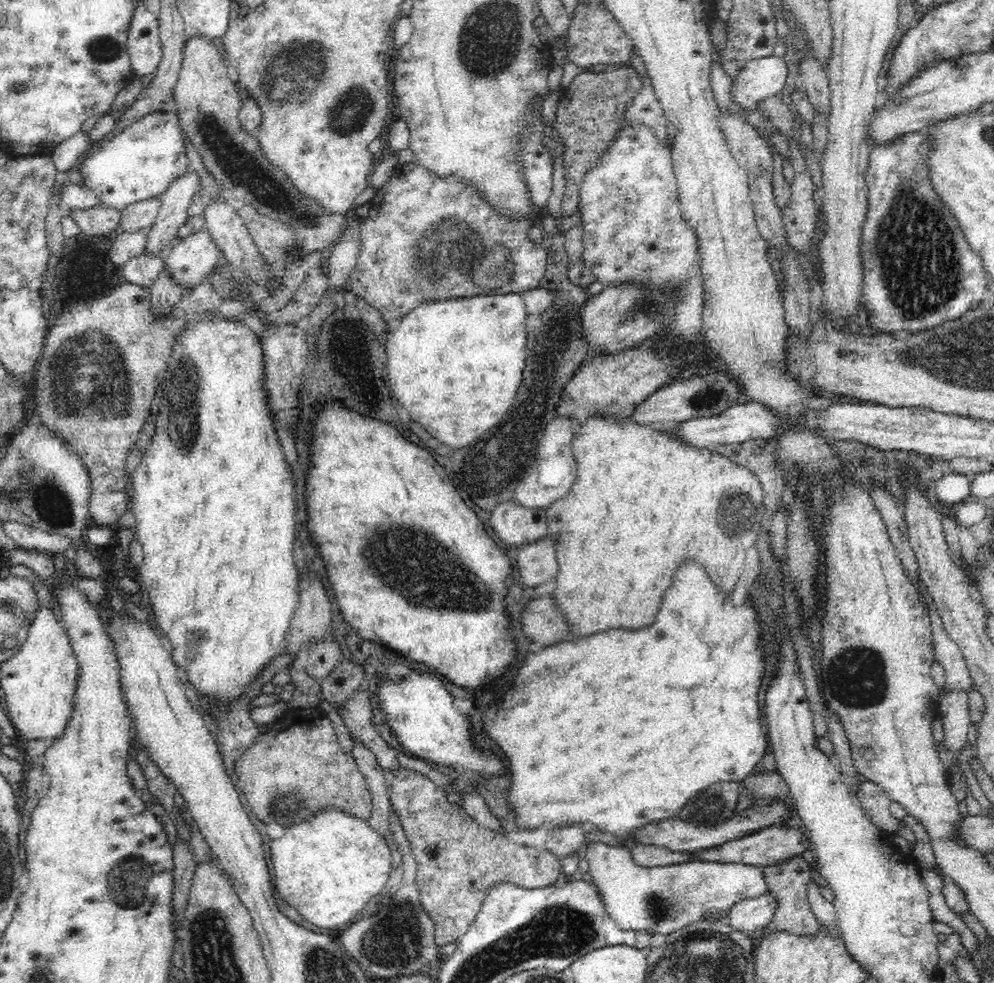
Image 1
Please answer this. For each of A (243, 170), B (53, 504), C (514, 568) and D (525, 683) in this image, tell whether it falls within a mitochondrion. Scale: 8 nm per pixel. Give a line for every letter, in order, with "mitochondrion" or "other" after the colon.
A: mitochondrion
B: mitochondrion
C: other
D: mitochondrion

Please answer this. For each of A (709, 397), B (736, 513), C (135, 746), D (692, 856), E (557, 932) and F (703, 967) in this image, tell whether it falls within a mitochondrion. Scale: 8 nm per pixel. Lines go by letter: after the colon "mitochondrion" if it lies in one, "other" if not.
A: mitochondrion
B: mitochondrion
C: other
D: other
E: mitochondrion
F: mitochondrion

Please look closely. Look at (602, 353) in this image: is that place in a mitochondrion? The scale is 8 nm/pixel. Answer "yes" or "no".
no

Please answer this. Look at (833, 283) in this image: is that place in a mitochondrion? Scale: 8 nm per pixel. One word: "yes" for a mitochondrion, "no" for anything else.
no

